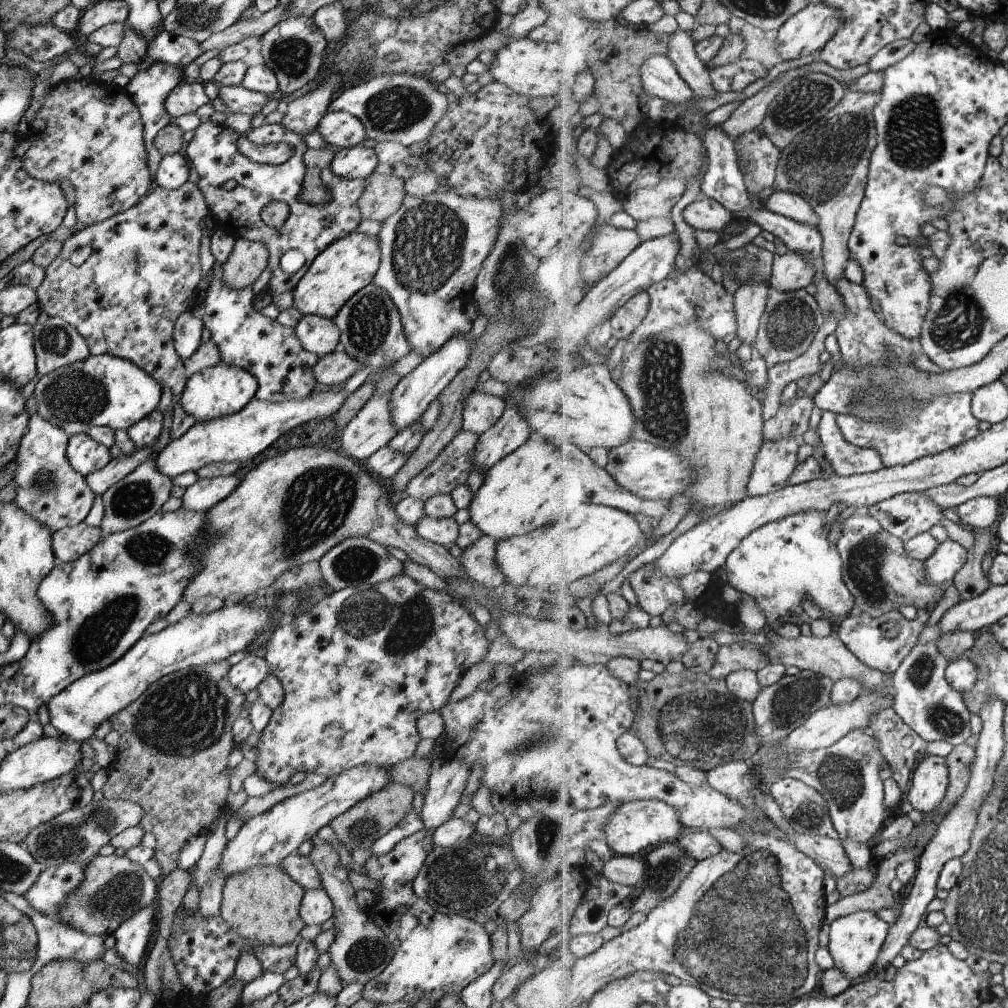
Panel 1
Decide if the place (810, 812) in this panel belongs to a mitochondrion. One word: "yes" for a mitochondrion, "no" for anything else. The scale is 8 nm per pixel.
yes

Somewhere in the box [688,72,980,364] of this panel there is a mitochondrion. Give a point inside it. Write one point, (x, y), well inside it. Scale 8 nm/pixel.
(823, 164)

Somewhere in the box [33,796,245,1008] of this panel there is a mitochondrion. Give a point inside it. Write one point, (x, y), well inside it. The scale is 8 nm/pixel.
(122, 891)

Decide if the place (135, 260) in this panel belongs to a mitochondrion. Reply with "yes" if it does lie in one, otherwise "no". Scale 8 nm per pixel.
yes

